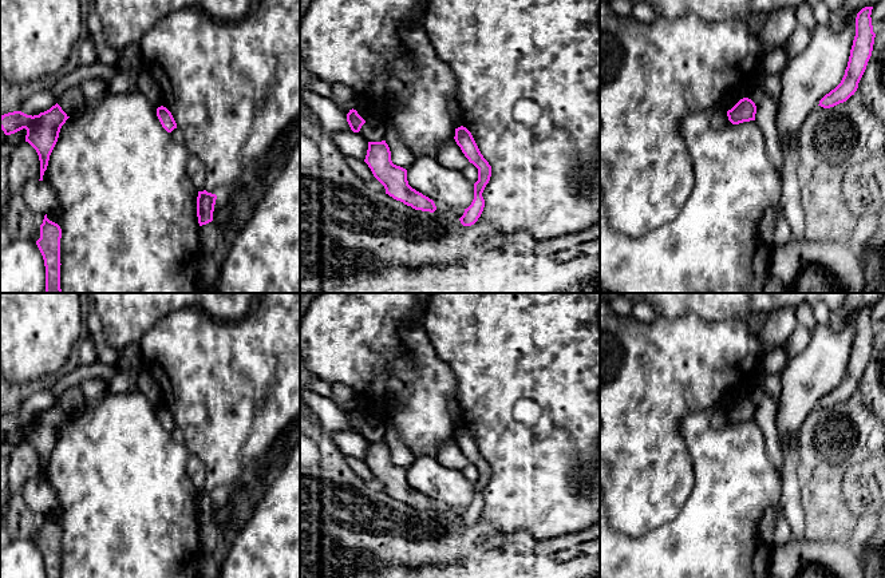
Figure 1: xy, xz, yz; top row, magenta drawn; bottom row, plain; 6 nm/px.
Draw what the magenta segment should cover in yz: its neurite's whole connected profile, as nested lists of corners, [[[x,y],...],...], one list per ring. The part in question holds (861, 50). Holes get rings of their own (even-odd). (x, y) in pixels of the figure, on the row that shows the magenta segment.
[[[865,7],[857,13],[856,36],[850,50],[845,75],[841,83],[819,100],[818,106],[823,108],[834,107],[846,102],[857,91],[858,83],[872,56],[876,37],[870,17],[872,9],[873,7]]]

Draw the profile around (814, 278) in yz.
[[[813,264],[798,273],[791,293],[846,293],[821,265]]]

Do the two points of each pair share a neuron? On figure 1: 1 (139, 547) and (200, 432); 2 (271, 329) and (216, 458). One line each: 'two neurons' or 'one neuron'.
1: two neurons
2: one neuron

